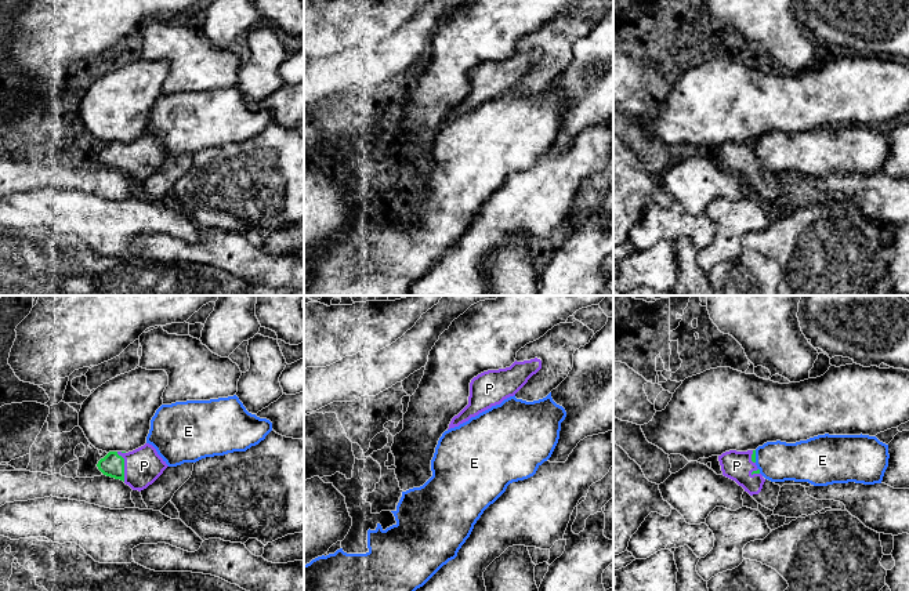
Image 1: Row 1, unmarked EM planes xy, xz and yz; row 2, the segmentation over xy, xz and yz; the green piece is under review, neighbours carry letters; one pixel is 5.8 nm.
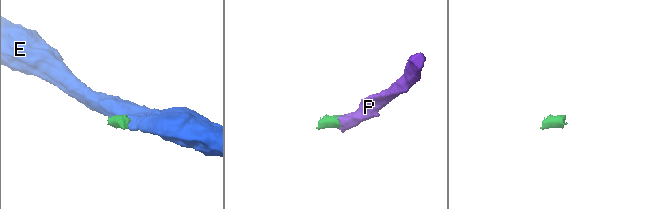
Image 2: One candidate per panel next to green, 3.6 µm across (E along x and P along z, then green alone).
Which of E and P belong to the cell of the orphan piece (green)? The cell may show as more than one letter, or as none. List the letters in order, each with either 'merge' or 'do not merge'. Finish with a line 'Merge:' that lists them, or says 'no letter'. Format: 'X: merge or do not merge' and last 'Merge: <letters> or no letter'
E: do not merge
P: merge
Merge: P

